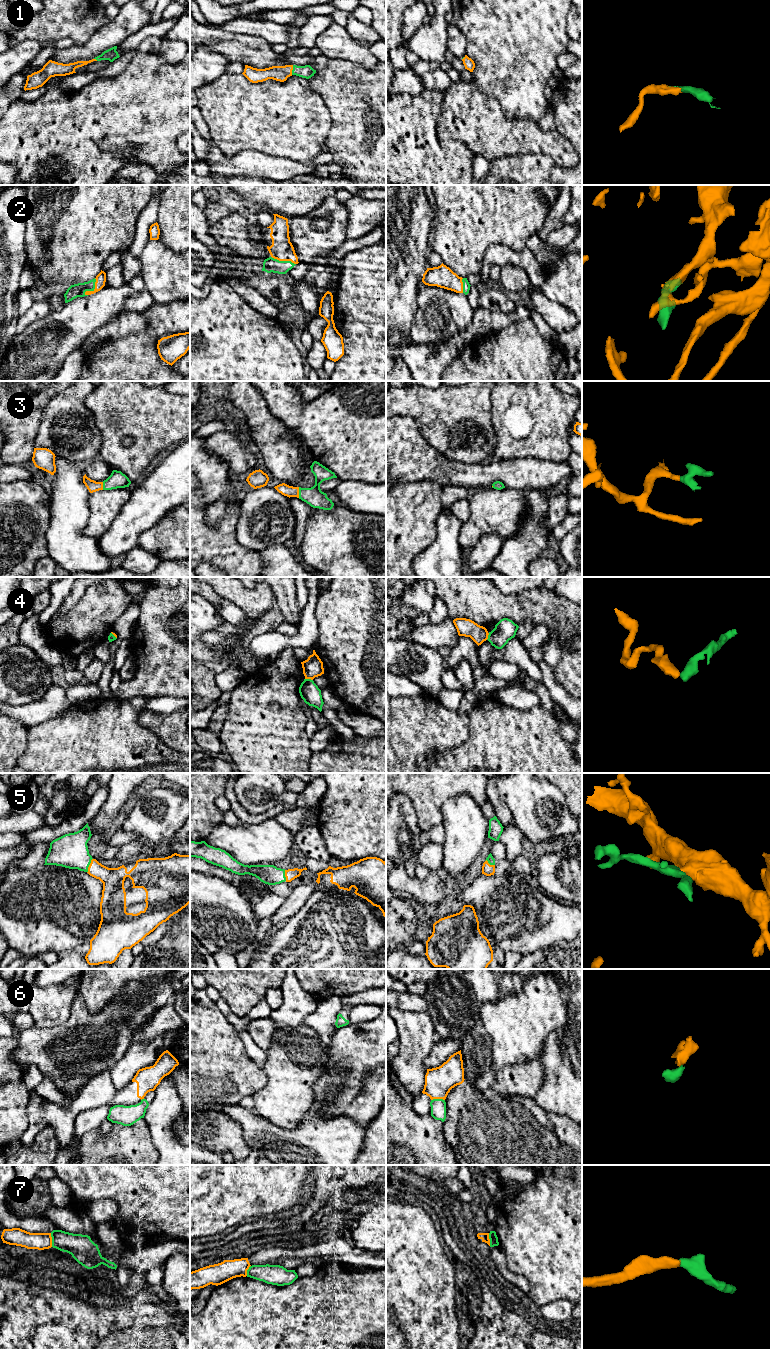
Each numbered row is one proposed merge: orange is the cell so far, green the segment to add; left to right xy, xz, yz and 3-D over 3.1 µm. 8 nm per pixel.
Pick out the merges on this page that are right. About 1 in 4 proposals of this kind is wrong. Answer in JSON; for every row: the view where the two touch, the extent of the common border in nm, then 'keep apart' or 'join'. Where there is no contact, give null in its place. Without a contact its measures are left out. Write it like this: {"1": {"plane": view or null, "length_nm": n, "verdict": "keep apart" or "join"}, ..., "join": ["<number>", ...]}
{"1": {"plane": "xz", "length_nm": 80, "verdict": "join"}, "2": {"plane": "xy", "length_nm": 170, "verdict": "join"}, "3": {"plane": "xz", "length_nm": 90, "verdict": "join"}, "4": {"plane": "xz", "length_nm": 70, "verdict": "keep apart"}, "5": {"plane": "xy", "length_nm": 130, "verdict": "join"}, "6": {"plane": "yz", "length_nm": 110, "verdict": "keep apart"}, "7": {"plane": "xy", "length_nm": 110, "verdict": "keep apart"}, "join": ["1", "2", "3", "5"]}

